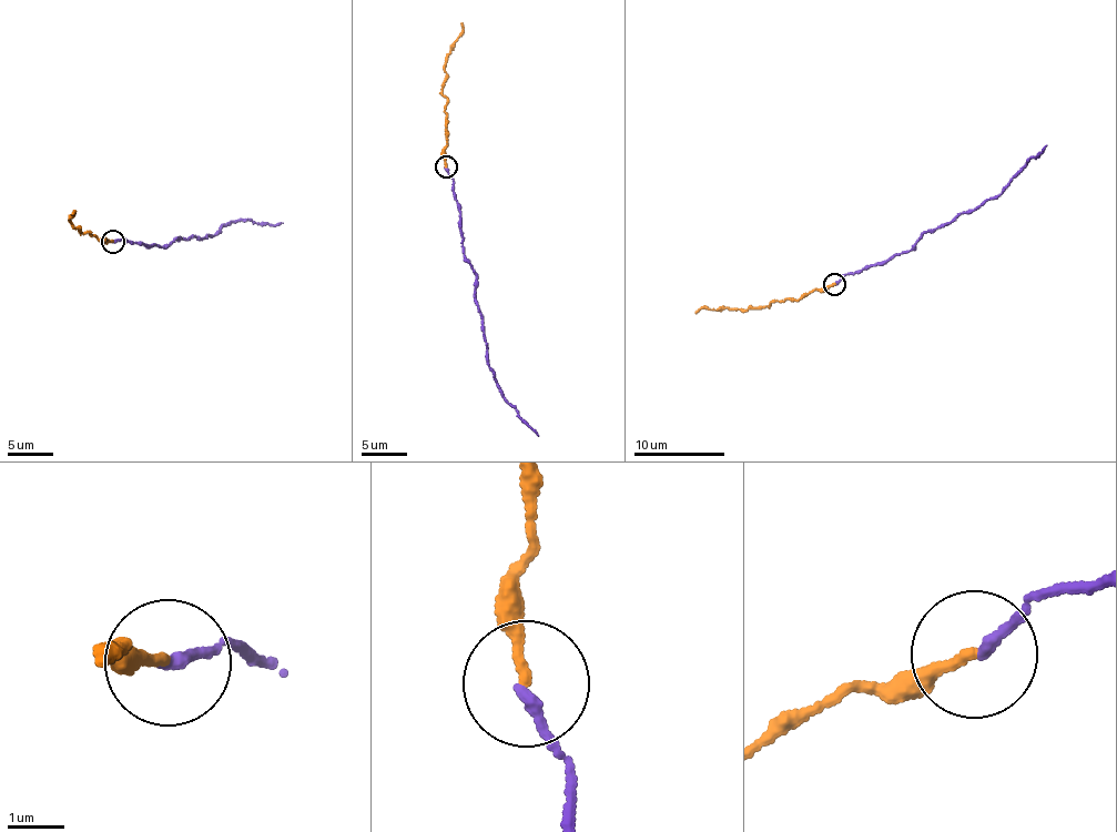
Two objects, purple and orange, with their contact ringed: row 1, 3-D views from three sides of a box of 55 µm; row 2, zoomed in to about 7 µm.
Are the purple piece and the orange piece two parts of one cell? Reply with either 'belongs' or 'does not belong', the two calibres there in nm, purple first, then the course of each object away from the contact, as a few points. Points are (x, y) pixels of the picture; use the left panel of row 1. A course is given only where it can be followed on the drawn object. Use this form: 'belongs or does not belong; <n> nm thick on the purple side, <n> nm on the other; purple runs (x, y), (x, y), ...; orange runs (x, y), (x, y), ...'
belongs; 190 nm thick on the purple side, 170 nm on the other; purple runs (111, 241), (123, 237), (162, 249), (175, 239), (211, 237), (245, 220), (282, 223); orange runs (113, 241), (103, 237), (100, 242), (89, 231), (82, 233), (69, 222), (72, 214)

